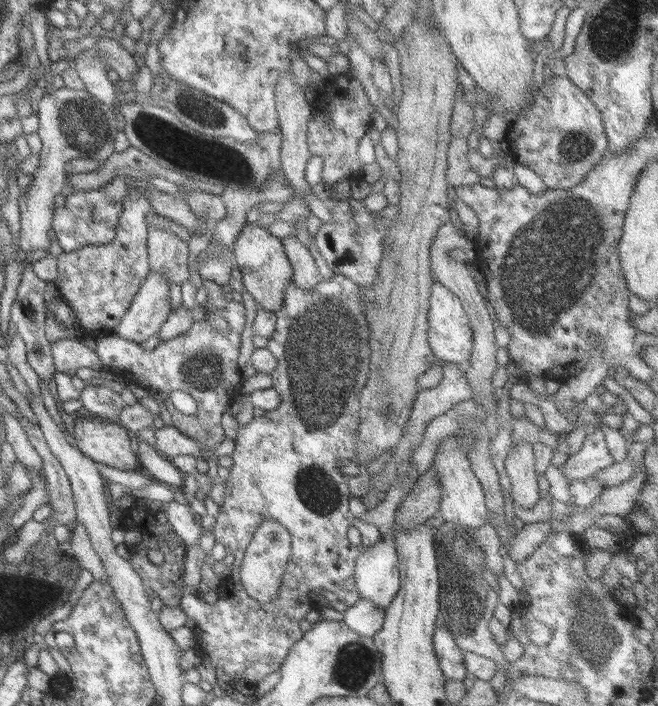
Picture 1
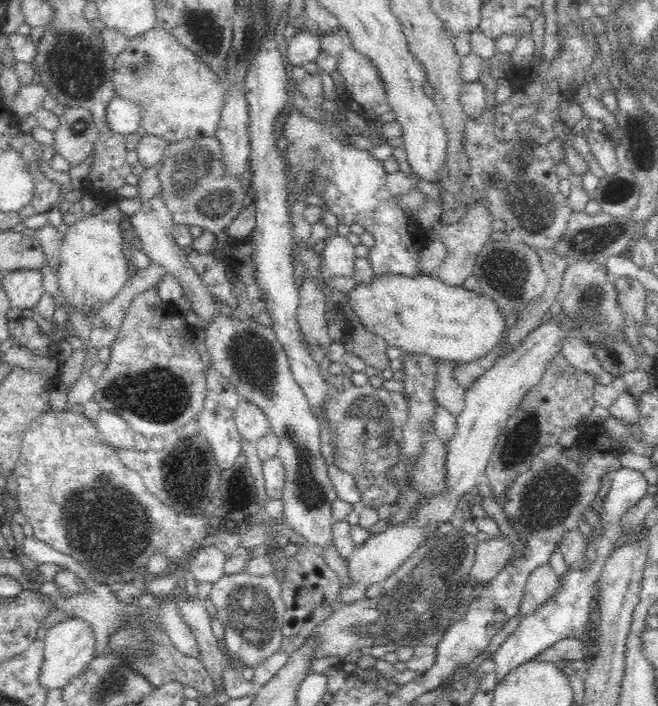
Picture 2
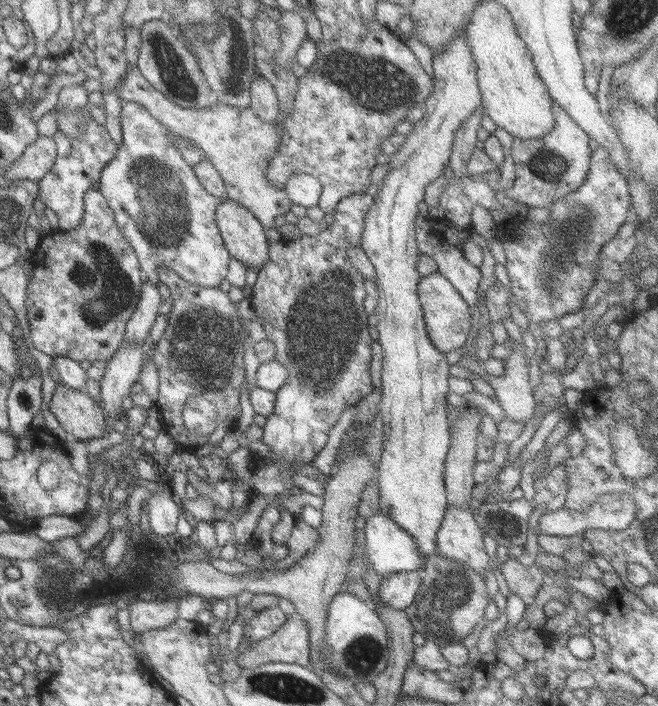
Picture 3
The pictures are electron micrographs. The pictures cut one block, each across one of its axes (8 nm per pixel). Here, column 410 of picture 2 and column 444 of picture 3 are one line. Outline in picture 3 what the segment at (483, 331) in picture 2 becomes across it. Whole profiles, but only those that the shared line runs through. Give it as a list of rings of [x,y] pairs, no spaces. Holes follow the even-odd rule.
[[[435,272],[420,278],[417,282],[416,294],[429,342],[443,354],[463,347],[469,332],[471,309],[454,287]]]

